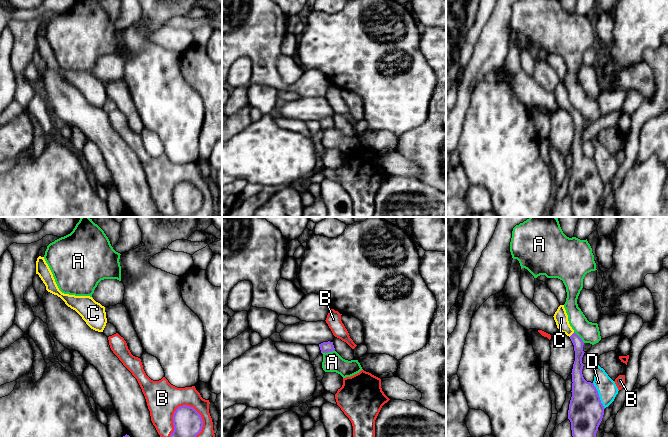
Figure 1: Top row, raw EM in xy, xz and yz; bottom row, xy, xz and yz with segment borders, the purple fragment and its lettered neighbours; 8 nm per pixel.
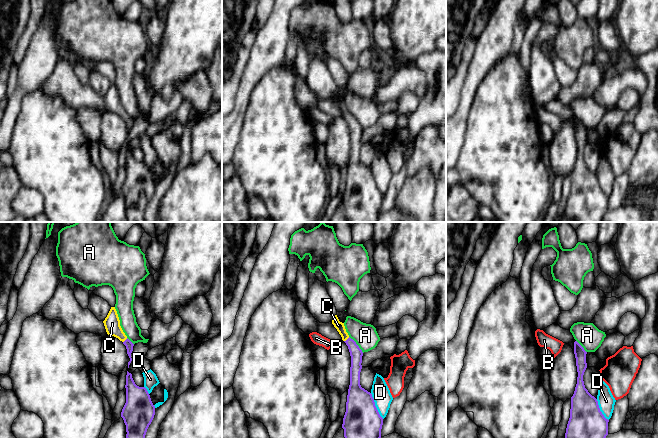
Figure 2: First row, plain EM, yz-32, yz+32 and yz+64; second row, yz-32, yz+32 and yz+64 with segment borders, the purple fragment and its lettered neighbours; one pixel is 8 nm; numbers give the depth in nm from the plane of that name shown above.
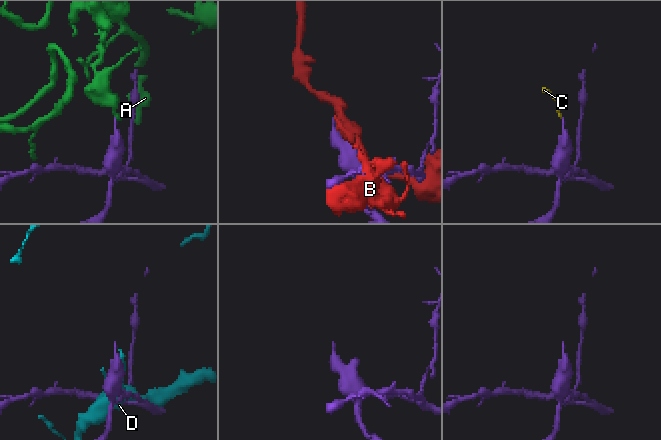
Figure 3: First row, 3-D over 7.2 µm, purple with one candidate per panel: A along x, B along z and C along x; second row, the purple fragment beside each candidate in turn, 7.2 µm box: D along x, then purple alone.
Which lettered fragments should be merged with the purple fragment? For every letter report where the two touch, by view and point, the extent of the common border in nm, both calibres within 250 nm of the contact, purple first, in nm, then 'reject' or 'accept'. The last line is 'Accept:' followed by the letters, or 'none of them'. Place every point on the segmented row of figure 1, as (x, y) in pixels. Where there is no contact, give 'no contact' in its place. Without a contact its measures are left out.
A: meets purple in xz at (328, 351); contact 110 nm long; 90 nm thick on the purple side, 160 nm on the other; reject
B: meets purple in xy at (176, 410); contact 320 nm long; 220 nm thick on the purple side, 260 nm on the other; reject
C: meets purple in yz at (572, 334); contact 60 nm long; 80 nm thick on the purple side, 110 nm on the other; accept
D: meets purple in yz at (598, 396); contact 220 nm long; 280 nm thick on the purple side, 160 nm on the other; reject
Accept: C

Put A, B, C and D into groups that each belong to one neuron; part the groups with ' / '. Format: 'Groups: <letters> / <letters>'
Groups: A / B / C / D

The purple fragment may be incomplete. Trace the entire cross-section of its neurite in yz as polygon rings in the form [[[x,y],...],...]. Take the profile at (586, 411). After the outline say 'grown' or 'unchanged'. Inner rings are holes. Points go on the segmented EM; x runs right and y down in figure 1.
[[[564,305],[558,307],[553,317],[560,332],[570,337],[575,351],[575,361],[571,373],[572,397],[568,410],[572,436],[596,437],[605,408],[594,384],[587,382],[582,374],[584,366],[582,357],[585,353],[583,351],[584,342],[570,326]]]; grown

